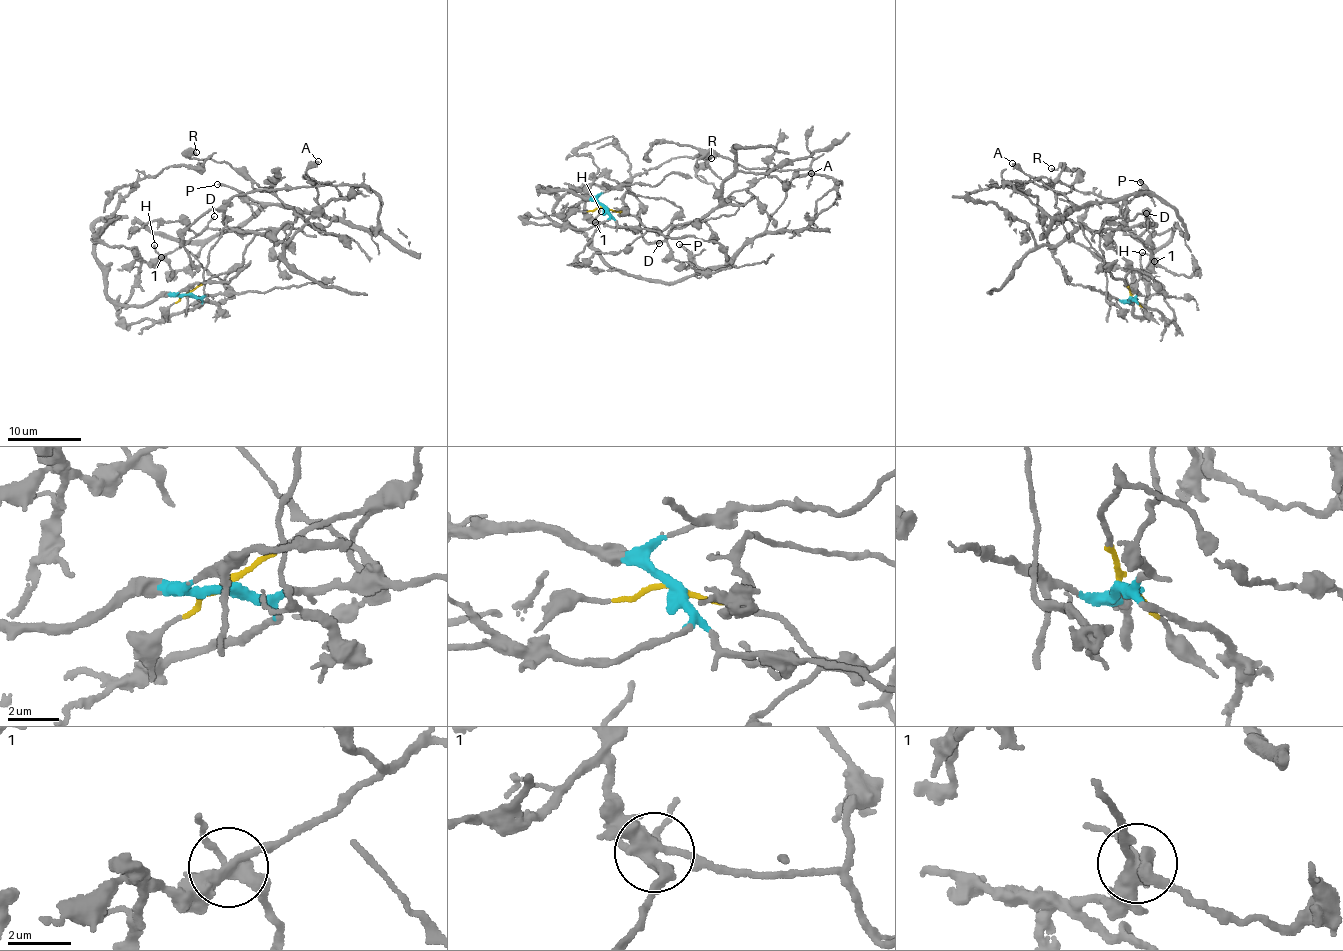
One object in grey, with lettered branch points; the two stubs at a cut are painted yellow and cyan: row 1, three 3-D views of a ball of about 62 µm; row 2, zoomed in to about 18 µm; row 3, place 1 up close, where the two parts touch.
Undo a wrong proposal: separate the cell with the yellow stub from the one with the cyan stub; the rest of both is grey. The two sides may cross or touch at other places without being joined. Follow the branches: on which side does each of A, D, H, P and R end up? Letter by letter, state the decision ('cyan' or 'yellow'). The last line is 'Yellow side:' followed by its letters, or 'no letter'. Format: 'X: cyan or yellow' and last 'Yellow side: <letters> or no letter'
A: cyan
D: yellow
H: cyan
P: cyan
R: yellow
Yellow side: D, R

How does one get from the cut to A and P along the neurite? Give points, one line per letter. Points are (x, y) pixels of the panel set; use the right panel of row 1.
A: (1131, 298), (1146, 318), (1152, 251), (1174, 224), (1187, 236), (1171, 208), (1137, 191), (1072, 204), (1012, 162)
P: (1131, 298), (1133, 314), (1146, 318), (1152, 251), (1171, 236), (1174, 224), (1187, 236), (1183, 221), (1139, 182)

